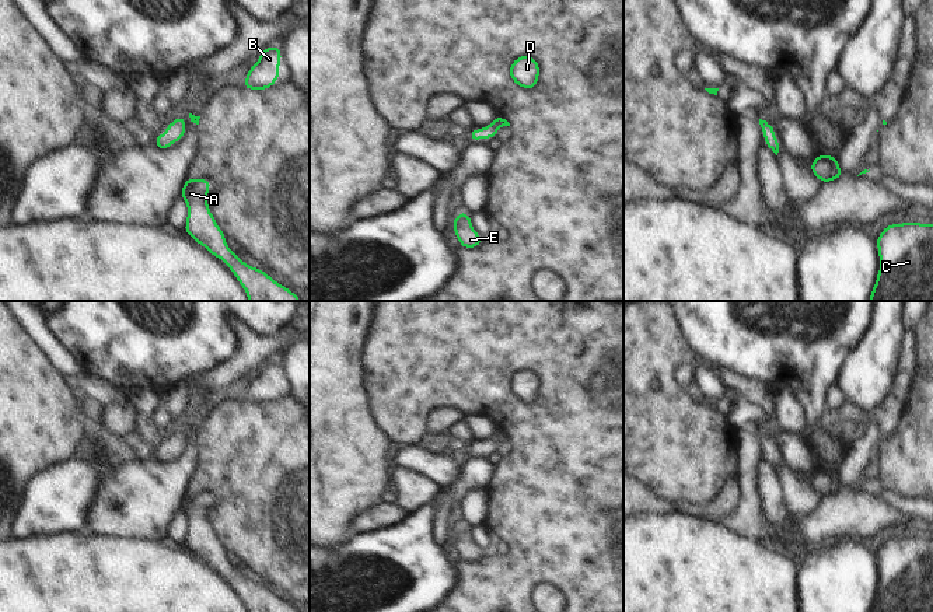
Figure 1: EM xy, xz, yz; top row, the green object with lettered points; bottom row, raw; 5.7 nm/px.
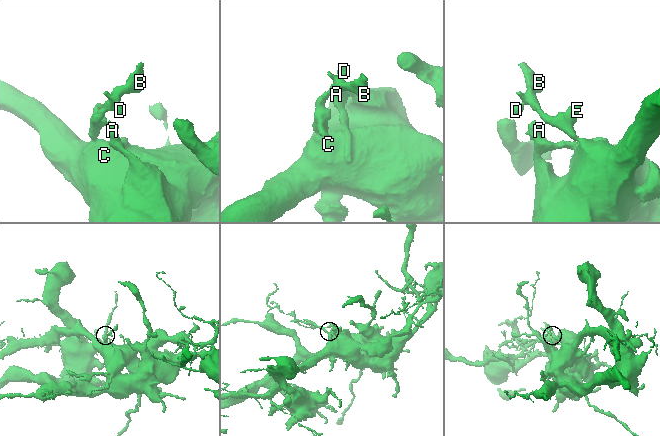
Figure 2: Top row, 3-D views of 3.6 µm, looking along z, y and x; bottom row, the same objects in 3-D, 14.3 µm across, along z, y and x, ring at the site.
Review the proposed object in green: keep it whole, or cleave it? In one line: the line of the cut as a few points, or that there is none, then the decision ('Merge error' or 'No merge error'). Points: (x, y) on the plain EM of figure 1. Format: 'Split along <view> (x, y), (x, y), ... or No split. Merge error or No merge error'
No split. No merge error.

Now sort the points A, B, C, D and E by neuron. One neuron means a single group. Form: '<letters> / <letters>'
A B C D E

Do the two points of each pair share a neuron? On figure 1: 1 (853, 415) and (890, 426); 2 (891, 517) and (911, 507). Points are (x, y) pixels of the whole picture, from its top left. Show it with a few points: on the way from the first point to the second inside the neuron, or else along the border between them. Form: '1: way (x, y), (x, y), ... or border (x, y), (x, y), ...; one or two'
1: border (870, 413), (873, 419); two
2: border (876, 490), (886, 502), (914, 517); two

